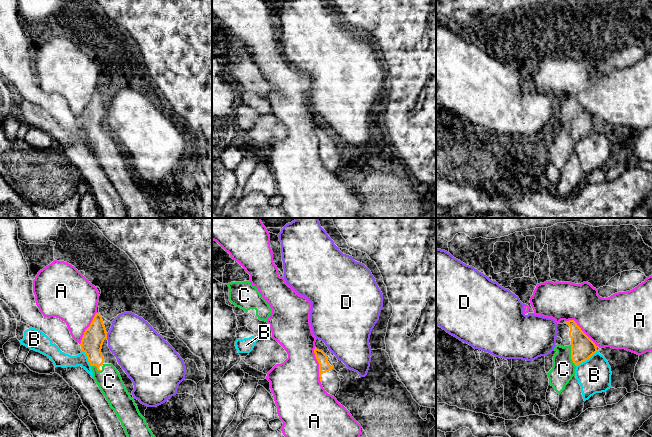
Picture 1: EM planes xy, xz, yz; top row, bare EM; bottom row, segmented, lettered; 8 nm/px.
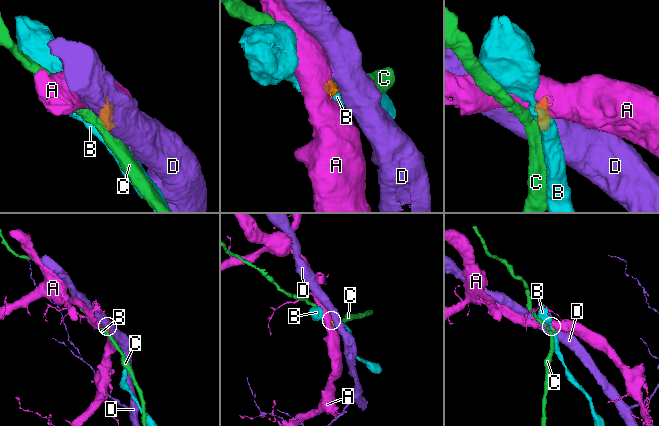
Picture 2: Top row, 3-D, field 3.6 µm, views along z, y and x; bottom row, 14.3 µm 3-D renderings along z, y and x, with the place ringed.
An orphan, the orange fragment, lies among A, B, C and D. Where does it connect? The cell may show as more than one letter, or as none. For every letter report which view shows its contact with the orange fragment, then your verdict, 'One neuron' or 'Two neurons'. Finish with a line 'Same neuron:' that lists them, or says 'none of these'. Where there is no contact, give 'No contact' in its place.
A: Touches orange in xz. Two neurons
B: Touches orange in yz. Two neurons
C: Touches orange in yz. One neuron
D: Touches orange in xy. Two neurons
Same neuron: C

